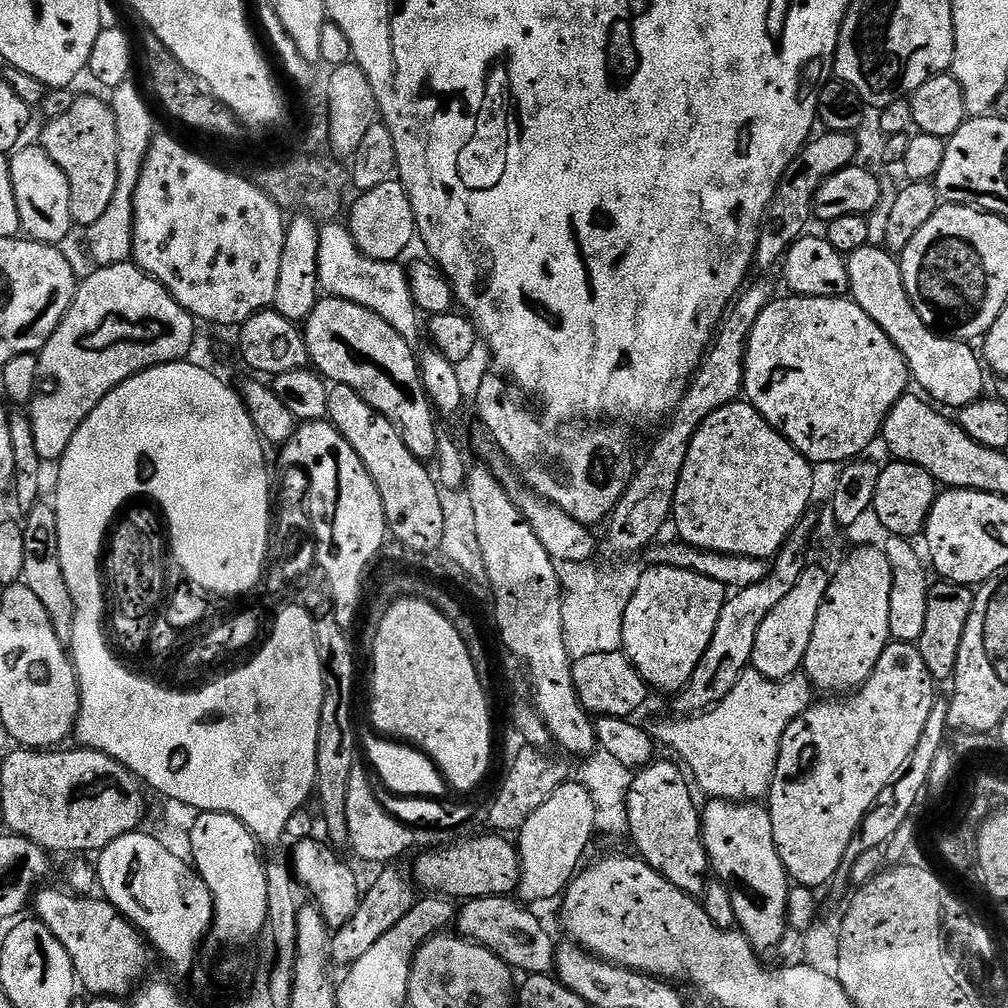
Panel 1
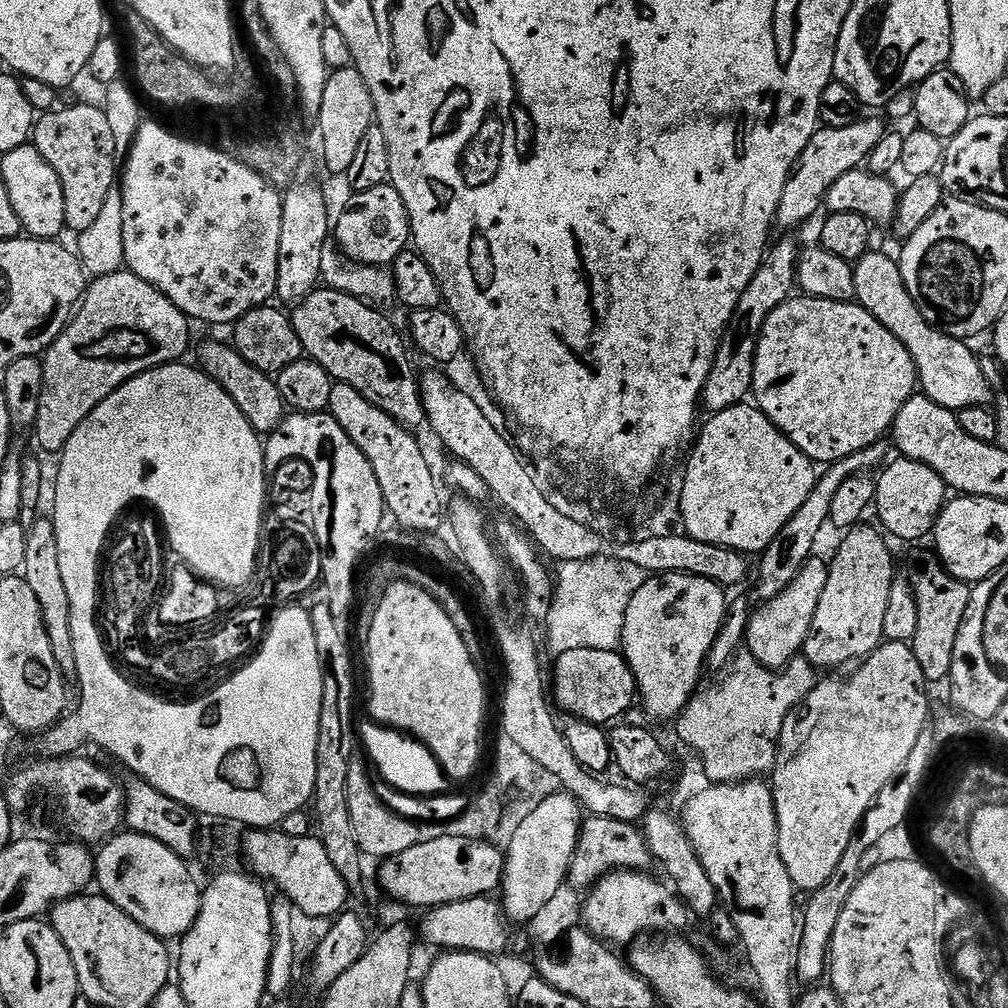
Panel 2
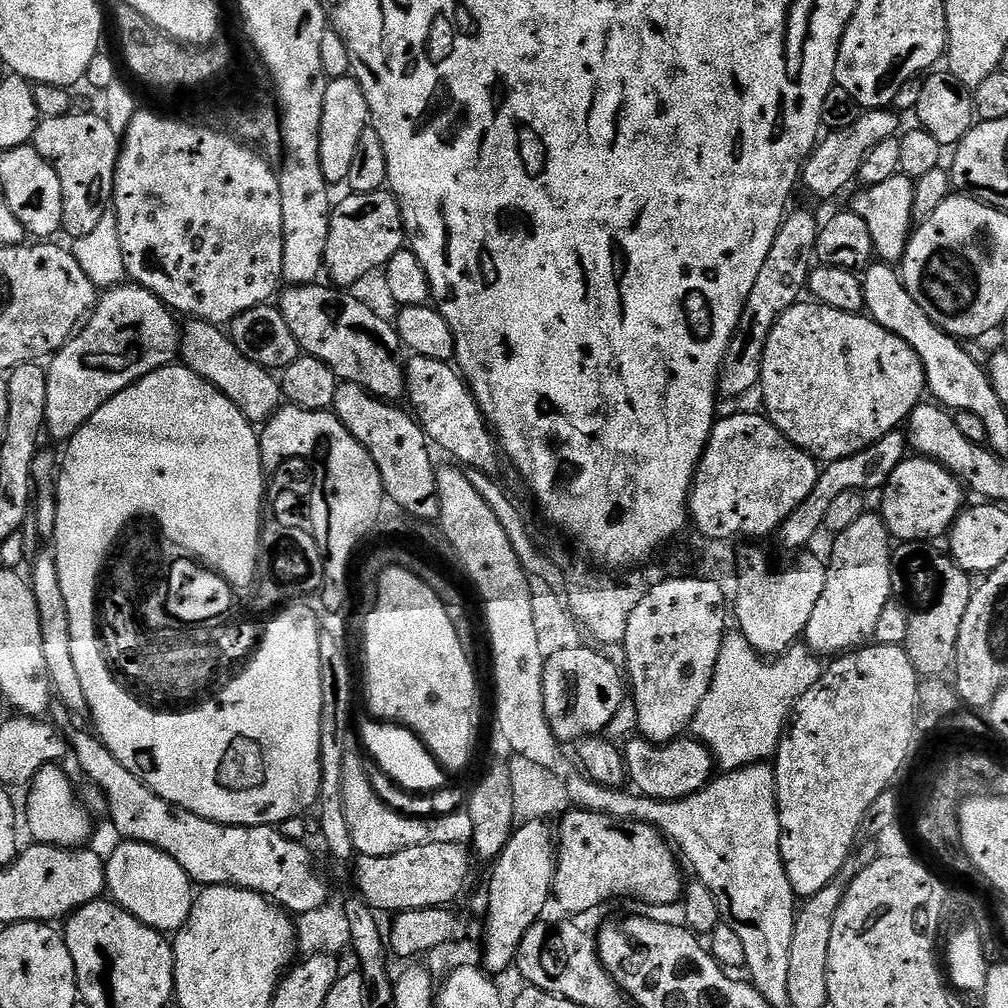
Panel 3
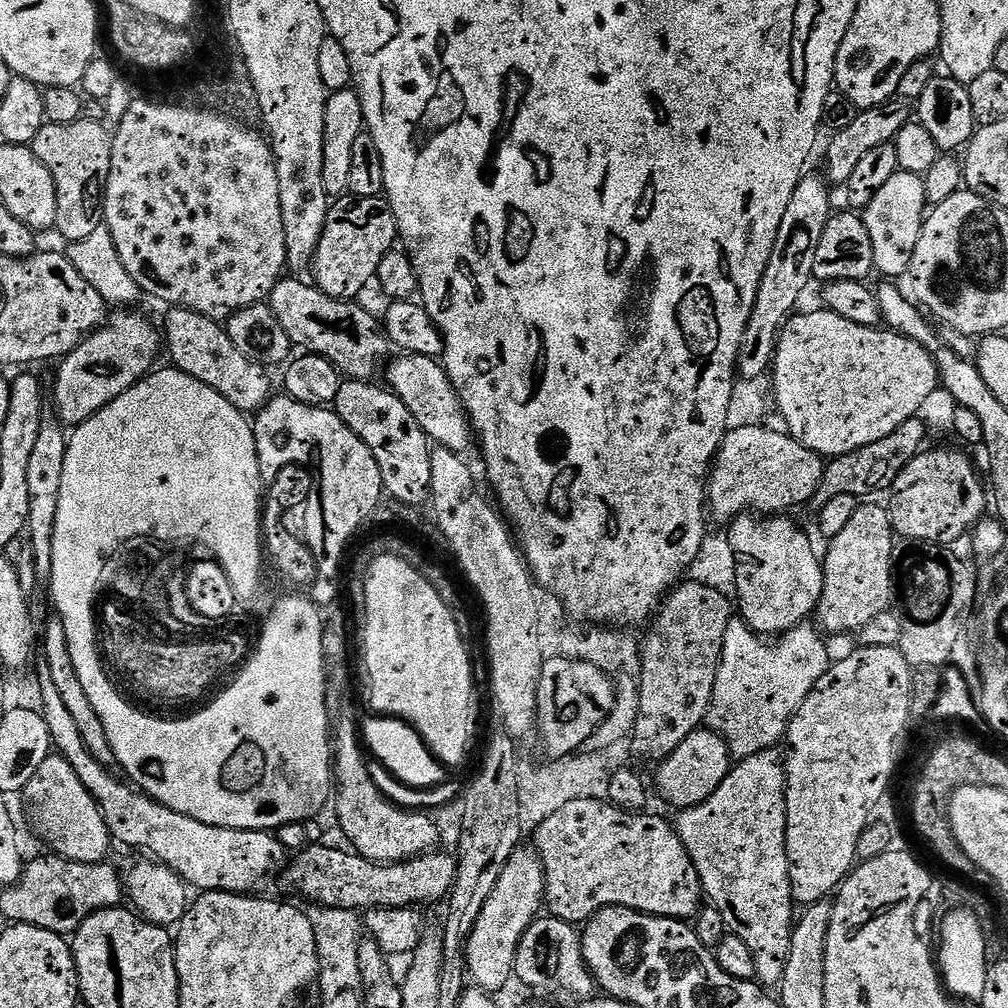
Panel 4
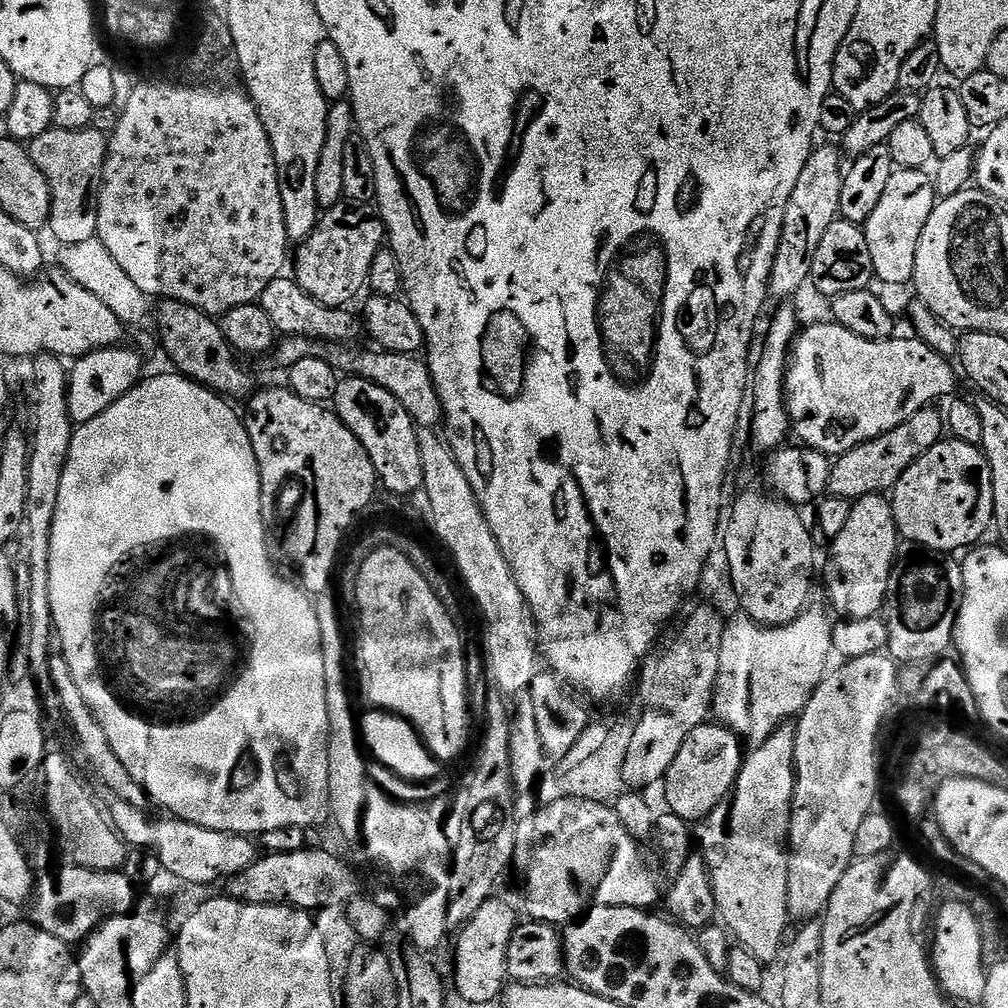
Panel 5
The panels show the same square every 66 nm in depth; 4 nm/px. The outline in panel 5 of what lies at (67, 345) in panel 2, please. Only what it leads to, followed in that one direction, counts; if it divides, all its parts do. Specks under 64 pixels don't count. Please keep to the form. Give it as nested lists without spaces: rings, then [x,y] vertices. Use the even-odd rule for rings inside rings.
[[[113,346],[87,352],[71,365],[68,373],[68,405],[73,425],[79,426],[98,418],[118,398],[122,398],[133,386],[140,383],[140,356],[132,348]],[[76,364],[76,365],[75,365]]]

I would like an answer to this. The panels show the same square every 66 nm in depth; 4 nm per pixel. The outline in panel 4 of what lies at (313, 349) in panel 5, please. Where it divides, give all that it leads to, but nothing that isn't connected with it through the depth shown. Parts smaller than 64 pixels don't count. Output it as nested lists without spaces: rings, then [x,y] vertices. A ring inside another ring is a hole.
[[[400,354],[397,360],[389,359],[387,387],[410,410],[414,422],[422,426],[429,441],[433,445],[445,448],[451,452],[467,453],[467,448],[474,444],[474,433],[468,423],[468,416],[464,413],[462,402],[454,390],[443,363],[437,357],[422,354]]]

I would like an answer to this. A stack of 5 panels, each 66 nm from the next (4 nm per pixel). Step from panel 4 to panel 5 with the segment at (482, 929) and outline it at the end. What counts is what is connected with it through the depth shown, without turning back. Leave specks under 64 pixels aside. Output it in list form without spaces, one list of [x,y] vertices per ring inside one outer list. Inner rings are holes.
[[[500,894],[483,902],[471,921],[461,929],[456,940],[456,984],[454,991],[462,996],[469,1006],[488,1004],[491,1000],[499,1001],[506,987],[506,946],[514,934],[518,917],[516,908]]]

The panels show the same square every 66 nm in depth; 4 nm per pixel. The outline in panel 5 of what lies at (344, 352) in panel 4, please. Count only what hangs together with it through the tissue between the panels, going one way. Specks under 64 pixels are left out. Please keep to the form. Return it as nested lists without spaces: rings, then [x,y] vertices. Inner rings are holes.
[[[281,274],[275,276],[272,281],[262,290],[258,301],[260,308],[266,310],[266,315],[270,317],[270,322],[274,322],[277,333],[281,337],[285,336],[311,336],[317,340],[325,342],[356,342],[362,336],[362,324],[348,313],[347,307],[331,308],[306,294],[302,286],[297,284],[295,279]]]

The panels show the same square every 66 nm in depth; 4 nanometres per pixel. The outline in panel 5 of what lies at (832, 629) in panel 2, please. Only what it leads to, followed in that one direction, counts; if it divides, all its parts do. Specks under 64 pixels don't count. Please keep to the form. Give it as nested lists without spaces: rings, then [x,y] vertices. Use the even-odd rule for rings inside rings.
[[[887,495],[863,496],[855,501],[842,534],[830,542],[832,557],[828,560],[828,573],[824,580],[828,583],[831,611],[841,612],[841,617],[850,620],[881,615],[884,599],[888,597],[892,568],[896,564],[896,549],[901,543],[902,537],[894,522],[892,501]]]

